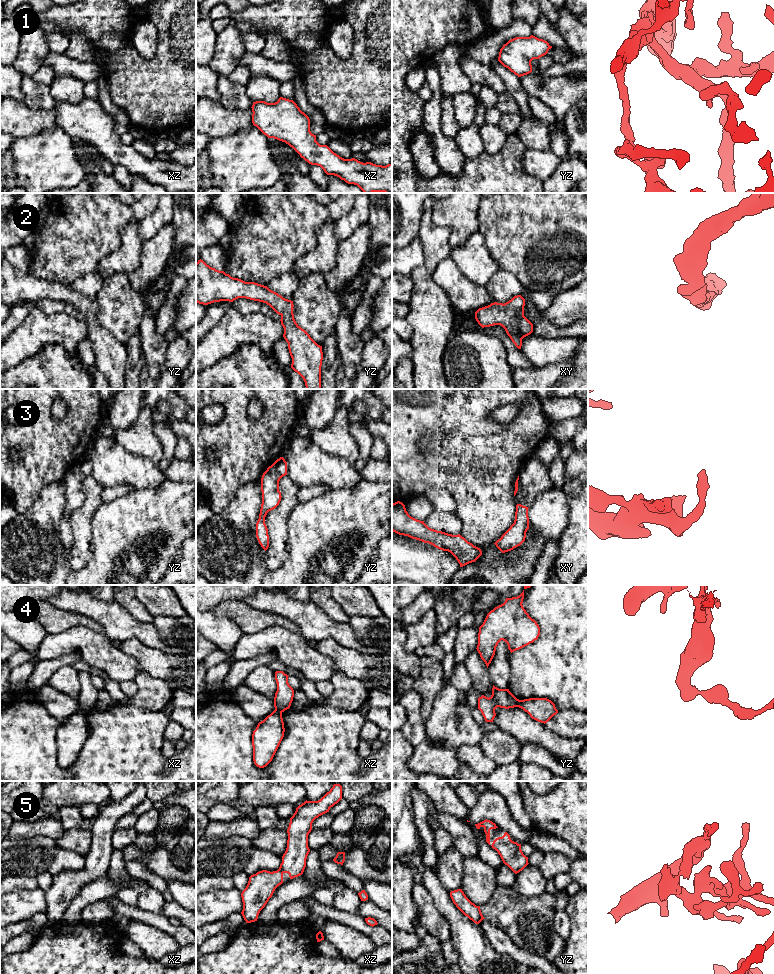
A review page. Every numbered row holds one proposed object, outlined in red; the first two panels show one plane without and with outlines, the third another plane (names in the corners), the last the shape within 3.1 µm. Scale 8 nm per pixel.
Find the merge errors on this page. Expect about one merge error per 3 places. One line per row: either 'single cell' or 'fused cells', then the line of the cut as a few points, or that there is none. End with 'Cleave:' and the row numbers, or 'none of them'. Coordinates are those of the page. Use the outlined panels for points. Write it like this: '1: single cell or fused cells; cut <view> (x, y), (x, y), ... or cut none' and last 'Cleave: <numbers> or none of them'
1: single cell; cut none
2: single cell; cut none
3: single cell; cut none
4: fused cells; cut xz (275, 709), (281, 712)
5: single cell; cut none
Cleave: 4

